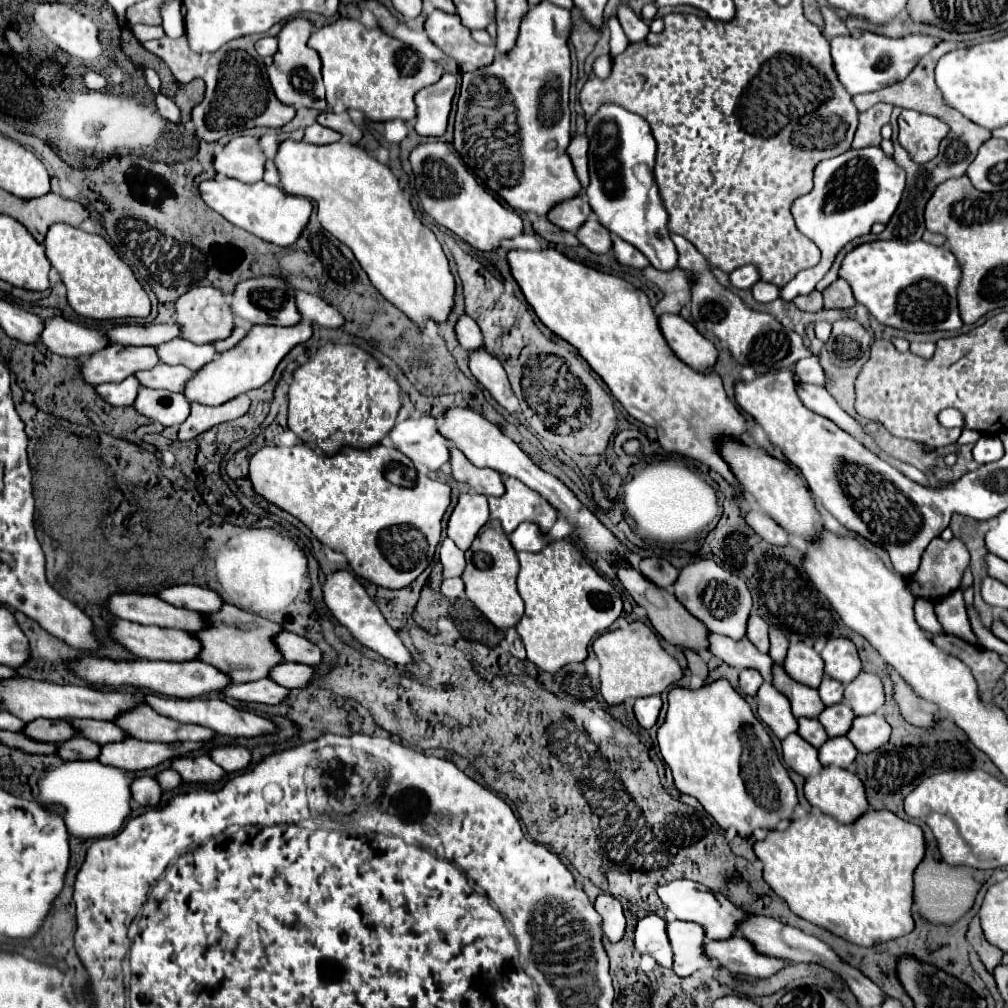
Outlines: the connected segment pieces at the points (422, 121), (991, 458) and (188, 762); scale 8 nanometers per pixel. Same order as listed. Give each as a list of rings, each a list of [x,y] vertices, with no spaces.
[[[442,75],[442,79],[424,91],[416,93],[418,121],[416,131],[424,137],[440,137],[448,127],[448,115],[452,109],[452,97],[456,93],[456,77]]]
[[[982,435],[978,439],[978,443],[974,445],[972,449],[974,453],[974,459],[984,465],[984,463],[994,463],[998,461],[1002,455],[1004,455],[1004,447],[1002,447],[1002,441],[998,437],[990,437],[990,435]]]
[[[208,755],[178,757],[172,761],[172,769],[176,769],[188,783],[210,783],[224,775],[224,769],[220,769],[220,765],[216,765]]]

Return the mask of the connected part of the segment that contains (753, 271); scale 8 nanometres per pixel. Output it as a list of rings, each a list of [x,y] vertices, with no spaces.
[[[744,265],[744,267],[740,267],[740,269],[730,273],[730,285],[732,287],[750,289],[758,281],[760,281],[760,273],[758,273],[756,265]]]

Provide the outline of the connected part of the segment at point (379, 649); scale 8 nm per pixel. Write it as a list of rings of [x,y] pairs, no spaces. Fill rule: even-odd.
[[[344,569],[334,571],[326,579],[326,583],[322,585],[322,595],[324,595],[324,603],[332,611],[332,615],[338,619],[338,623],[342,627],[346,627],[352,633],[352,637],[358,643],[362,643],[364,647],[376,651],[378,655],[382,655],[384,659],[388,659],[388,661],[392,661],[396,665],[412,663],[412,655],[408,653],[408,649],[404,647],[404,643],[400,641],[396,631],[386,623],[384,615],[376,607],[376,603],[370,599],[366,589],[354,579],[354,575],[350,571],[344,571]]]

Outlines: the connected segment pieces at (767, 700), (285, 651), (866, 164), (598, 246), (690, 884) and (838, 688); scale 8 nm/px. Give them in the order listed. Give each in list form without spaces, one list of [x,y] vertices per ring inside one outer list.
[[[764,681],[756,693],[756,699],[760,719],[778,735],[778,739],[784,739],[798,729],[798,723],[790,711],[790,701],[776,691],[772,683]]]
[[[280,631],[274,637],[274,645],[276,645],[276,649],[284,661],[318,665],[322,659],[322,653],[314,643],[310,643],[308,639],[300,637],[300,635],[294,635],[290,631]]]
[[[880,147],[850,149],[842,155],[826,159],[814,169],[814,189],[794,201],[792,213],[796,215],[796,227],[808,239],[812,239],[820,251],[822,259],[816,267],[804,269],[782,287],[780,297],[792,301],[798,295],[808,295],[814,291],[816,283],[828,273],[836,253],[856,237],[868,235],[874,223],[888,223],[894,215],[906,185],[906,173],[892,157],[888,157]]]
[[[594,219],[586,221],[580,227],[580,231],[576,231],[576,237],[582,245],[586,245],[594,253],[608,253],[612,249],[612,237],[608,229],[604,229],[604,225],[600,225]]]
[[[680,879],[680,881],[672,881],[668,885],[662,885],[658,889],[658,895],[660,895],[662,903],[666,905],[666,909],[676,919],[694,921],[694,923],[702,925],[706,939],[726,939],[728,935],[732,935],[736,931],[736,921],[740,921],[740,917],[746,917],[746,913],[742,909],[738,909],[736,905],[732,905],[724,895],[712,893],[704,885],[700,885],[696,881],[688,881],[688,879]]]
[[[824,677],[822,683],[820,683],[820,687],[818,687],[818,691],[820,691],[820,697],[822,697],[824,705],[836,705],[836,703],[842,701],[844,685],[840,681],[836,681],[836,679]]]

